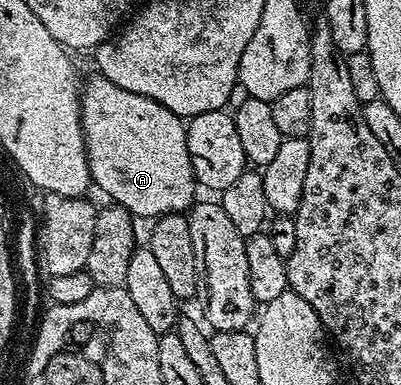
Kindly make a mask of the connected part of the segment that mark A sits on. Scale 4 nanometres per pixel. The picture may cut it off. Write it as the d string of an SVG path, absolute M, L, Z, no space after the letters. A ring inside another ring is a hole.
M93 76L88 83L83 83L80 92L80 127L84 130L84 153L88 158L88 170L92 174L95 189L98 188L102 193L109 194L120 205L117 207L123 208L137 219L148 218L147 220L161 218L163 214L178 214L187 211L191 207L197 197L198 183L196 177L192 174L190 156L186 148L186 122L180 115L170 112L170 108L166 108L146 96L138 96L138 92L126 92L126 88L118 88L118 84L114 84L110 80Z

